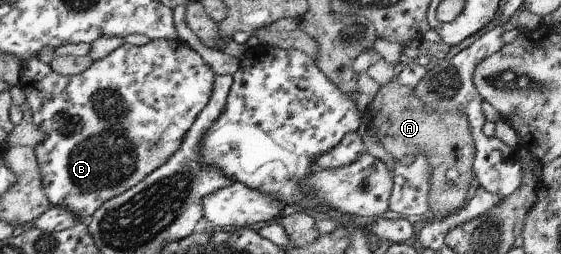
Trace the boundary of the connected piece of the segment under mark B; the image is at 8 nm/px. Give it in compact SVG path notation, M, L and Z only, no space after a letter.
M154 39L142 46L123 44L119 49L115 49L111 55L94 61L85 71L72 76L57 73L50 64L44 63L38 58L23 63L18 86L23 89L26 102L31 107L35 127L44 133L44 138L37 144L35 150L40 162L40 174L43 176L44 190L48 194L49 203L53 207L63 207L63 209L71 211L73 215L77 215L78 222L87 225L92 215L103 203L118 195L123 195L125 191L129 191L137 183L143 182L149 174L167 163L181 149L188 131L192 129L196 119L203 113L204 107L211 101L212 90L215 89L215 79L216 74L205 63L203 57L181 39L179 41Z

